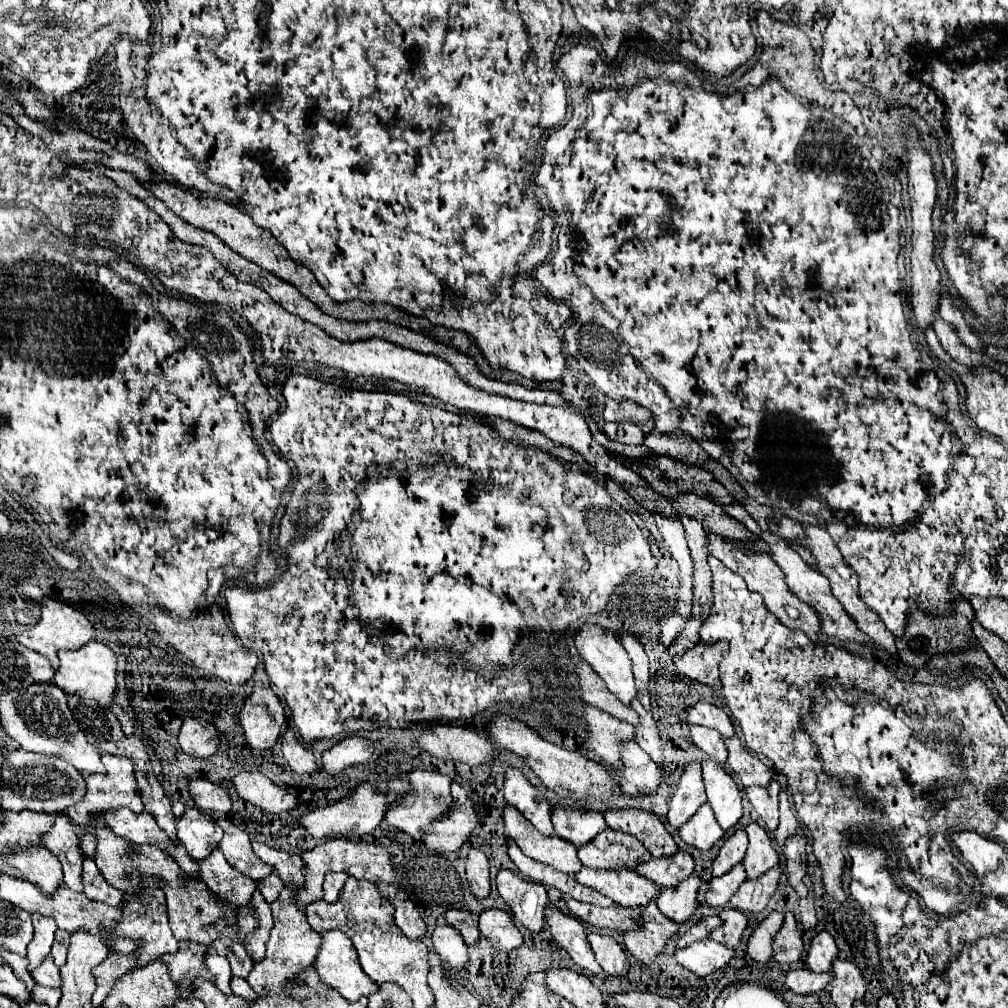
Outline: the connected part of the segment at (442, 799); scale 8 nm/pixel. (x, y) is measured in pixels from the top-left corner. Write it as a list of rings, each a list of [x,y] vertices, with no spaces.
[[[411,771],[411,773],[403,773],[403,777],[409,777],[409,781],[413,781],[413,785],[417,785],[417,789],[413,789],[413,793],[405,793],[405,797],[401,797],[393,805],[389,805],[389,809],[385,813],[385,821],[389,825],[393,825],[395,829],[405,831],[413,839],[421,841],[425,835],[423,829],[427,825],[431,825],[433,821],[437,821],[451,805],[451,777],[441,775],[437,771]]]

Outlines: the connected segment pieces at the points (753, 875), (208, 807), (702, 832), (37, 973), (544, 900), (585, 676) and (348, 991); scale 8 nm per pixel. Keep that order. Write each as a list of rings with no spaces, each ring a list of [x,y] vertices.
[[[749,823],[745,831],[749,835],[749,849],[743,857],[743,867],[747,871],[747,879],[757,879],[761,873],[779,863],[779,855],[771,843],[769,833],[763,827]]]
[[[189,779],[189,795],[205,813],[229,813],[231,801],[225,789],[207,779]]]
[[[703,803],[699,807],[699,811],[683,825],[679,827],[679,835],[681,839],[691,845],[691,847],[697,847],[701,851],[707,851],[711,849],[725,833],[723,829],[717,825],[717,819],[715,819],[715,813],[711,809],[709,803]]]
[[[49,955],[41,967],[37,967],[33,973],[33,979],[37,979],[39,985],[45,987],[53,987],[53,989],[61,989],[61,975],[59,975],[59,967],[53,963],[53,957]]]
[[[513,871],[497,873],[497,891],[509,905],[513,917],[533,933],[545,927],[545,907],[549,903],[547,891],[541,883],[533,883]]]
[[[579,661],[575,663],[575,677],[577,677],[577,683],[579,683],[579,695],[585,703],[601,709],[601,711],[607,711],[609,715],[621,719],[621,721],[627,721],[631,725],[639,725],[639,717],[637,713],[621,703],[609,689],[607,685],[603,683],[603,679],[593,671],[593,667],[585,661]]]
[[[341,931],[323,933],[323,945],[315,965],[321,979],[347,1001],[357,1001],[361,995],[367,997],[379,991],[379,985],[361,969],[353,943]]]

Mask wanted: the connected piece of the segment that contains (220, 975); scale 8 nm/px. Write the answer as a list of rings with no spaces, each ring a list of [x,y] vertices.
[[[207,953],[205,955],[205,967],[207,971],[211,973],[213,977],[213,983],[223,991],[226,995],[230,995],[233,992],[229,989],[229,981],[231,981],[231,967],[229,967],[229,961],[221,955],[215,955],[215,953]]]

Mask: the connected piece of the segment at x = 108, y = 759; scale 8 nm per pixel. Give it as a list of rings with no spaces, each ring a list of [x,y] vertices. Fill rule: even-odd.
[[[103,755],[103,765],[105,765],[105,775],[97,775],[87,781],[87,791],[83,801],[71,805],[65,813],[69,819],[77,825],[89,825],[89,813],[101,813],[105,809],[113,807],[129,807],[129,809],[143,809],[143,803],[137,795],[137,783],[135,783],[135,771],[133,765],[127,757],[117,757],[117,755]]]

